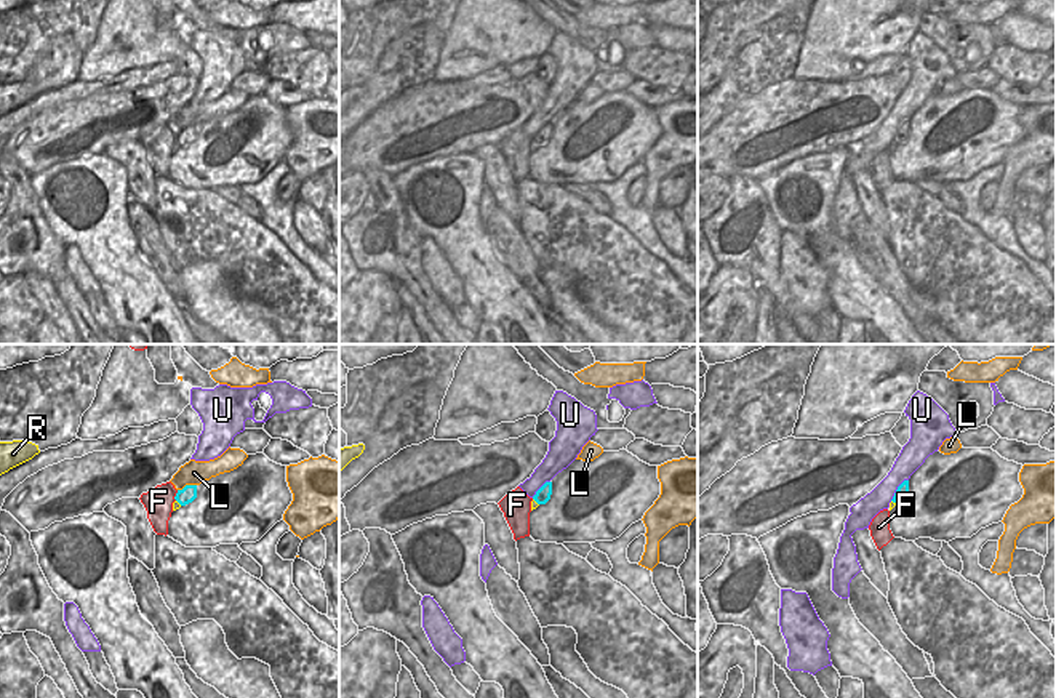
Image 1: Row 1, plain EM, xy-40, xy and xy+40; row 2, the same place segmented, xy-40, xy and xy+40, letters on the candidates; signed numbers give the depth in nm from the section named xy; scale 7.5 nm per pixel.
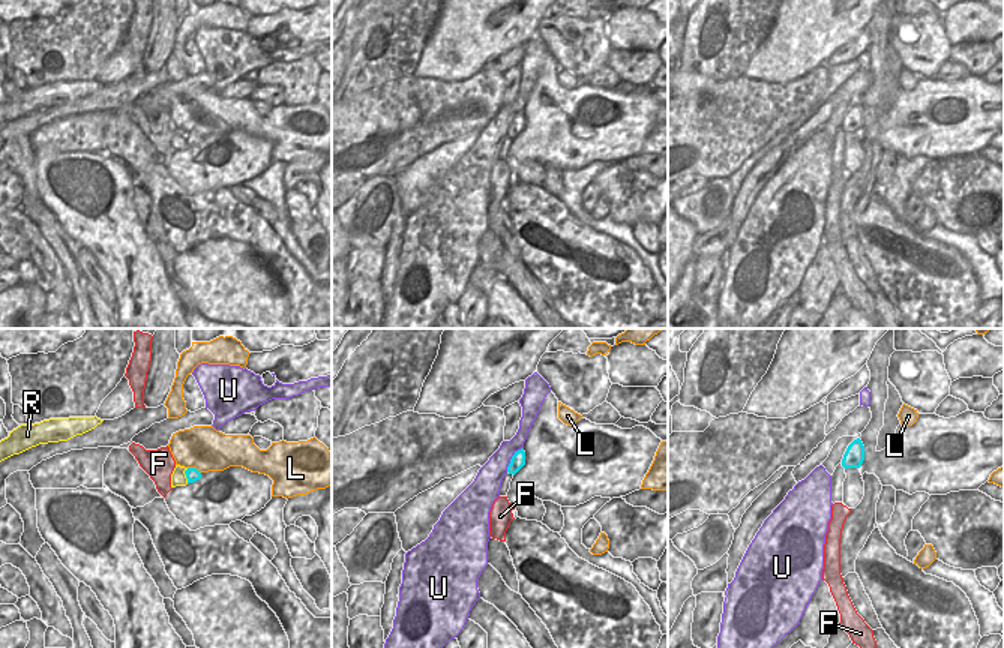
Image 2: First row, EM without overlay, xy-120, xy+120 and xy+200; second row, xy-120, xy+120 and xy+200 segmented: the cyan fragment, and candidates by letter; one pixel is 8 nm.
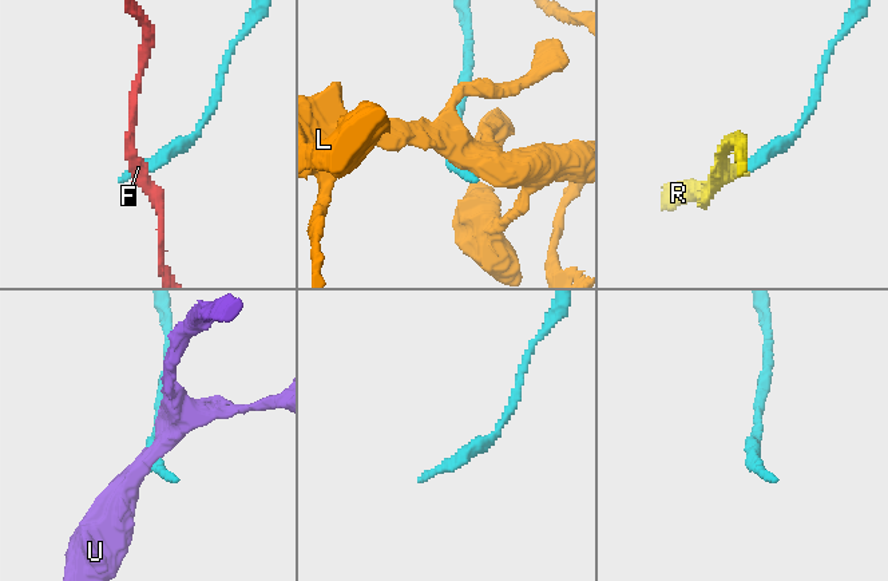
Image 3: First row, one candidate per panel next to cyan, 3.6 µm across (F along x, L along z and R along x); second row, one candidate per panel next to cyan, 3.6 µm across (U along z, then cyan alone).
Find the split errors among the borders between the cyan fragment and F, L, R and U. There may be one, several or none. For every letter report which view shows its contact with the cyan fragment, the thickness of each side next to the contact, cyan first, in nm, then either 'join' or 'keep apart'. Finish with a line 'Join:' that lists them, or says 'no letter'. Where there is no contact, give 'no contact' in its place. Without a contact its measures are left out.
F: xy-40 | 120/220 nm | keep apart
L: xy-40 | 120/190 nm | keep apart
R: xy | 120/50 nm | keep apart
U: xy+40 | 100/190 nm | keep apart
Join: no letter

